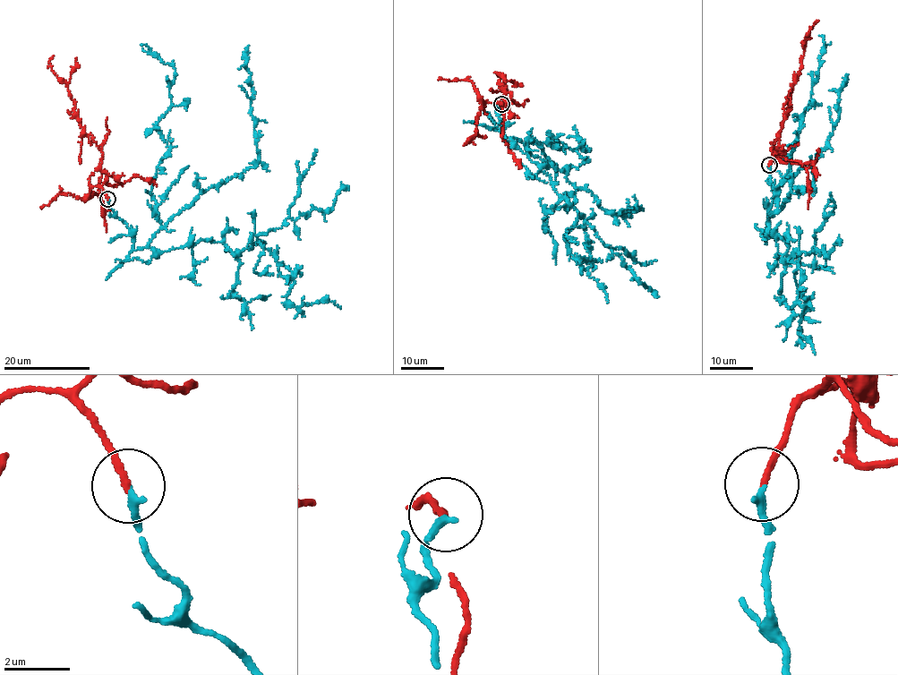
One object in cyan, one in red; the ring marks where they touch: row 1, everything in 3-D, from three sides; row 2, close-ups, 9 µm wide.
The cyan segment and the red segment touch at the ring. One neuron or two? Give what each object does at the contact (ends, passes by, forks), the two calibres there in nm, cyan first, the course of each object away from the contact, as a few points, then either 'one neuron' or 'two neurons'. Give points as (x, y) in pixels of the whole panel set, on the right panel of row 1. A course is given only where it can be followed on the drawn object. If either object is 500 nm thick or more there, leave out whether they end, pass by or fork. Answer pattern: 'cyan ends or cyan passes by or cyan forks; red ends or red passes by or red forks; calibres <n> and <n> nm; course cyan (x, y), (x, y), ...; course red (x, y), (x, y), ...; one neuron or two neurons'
cyan ends; red ends; calibres 200 and 190 nm; course cyan (769, 166), (769, 234), (784, 239), (783, 260), (797, 252), (803, 308), (799, 331), (815, 354); course red (769, 165), (778, 149), (783, 106), (799, 75), (808, 33), (817, 20); one neuron

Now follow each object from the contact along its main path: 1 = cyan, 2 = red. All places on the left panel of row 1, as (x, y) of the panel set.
1: (107, 199), (134, 249), (209, 239), (234, 252), (255, 235), (294, 279), (291, 304), (339, 308)
2: (107, 198), (101, 186), (106, 175), (100, 168), (101, 150), (84, 132), (68, 86), (53, 72), (54, 55)

